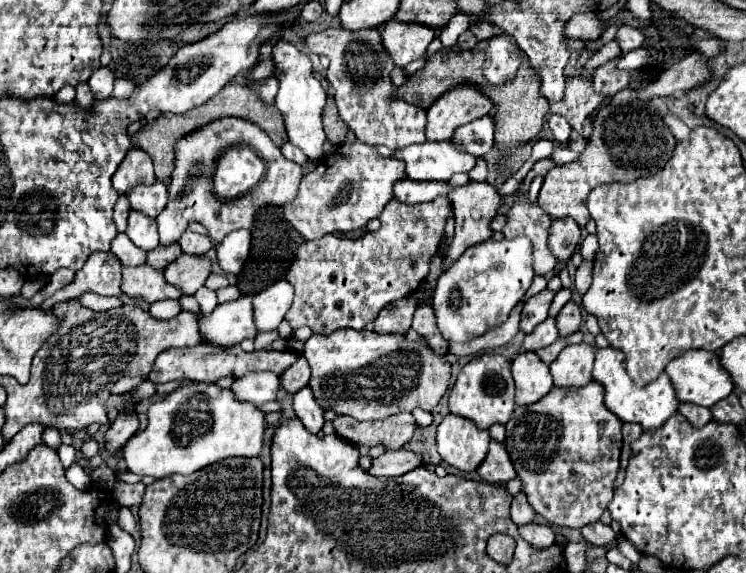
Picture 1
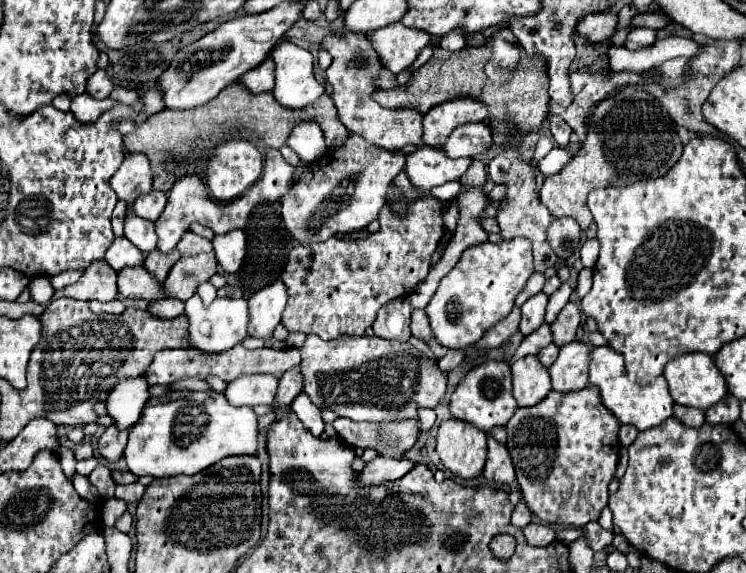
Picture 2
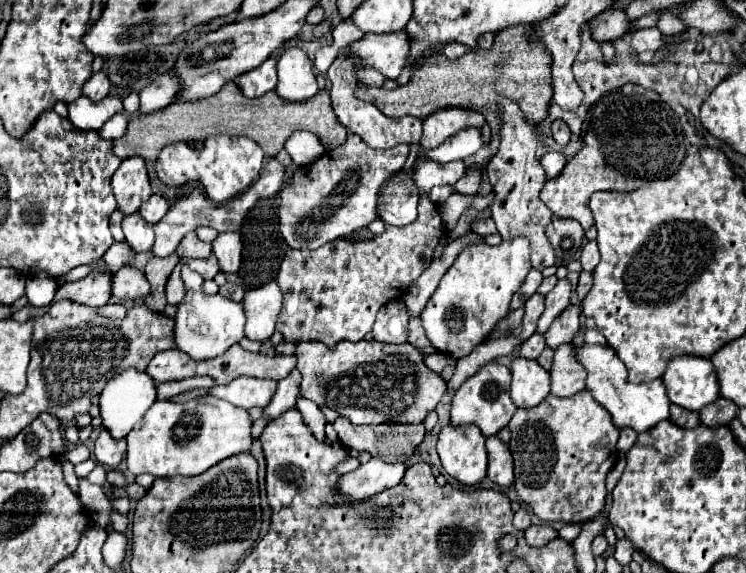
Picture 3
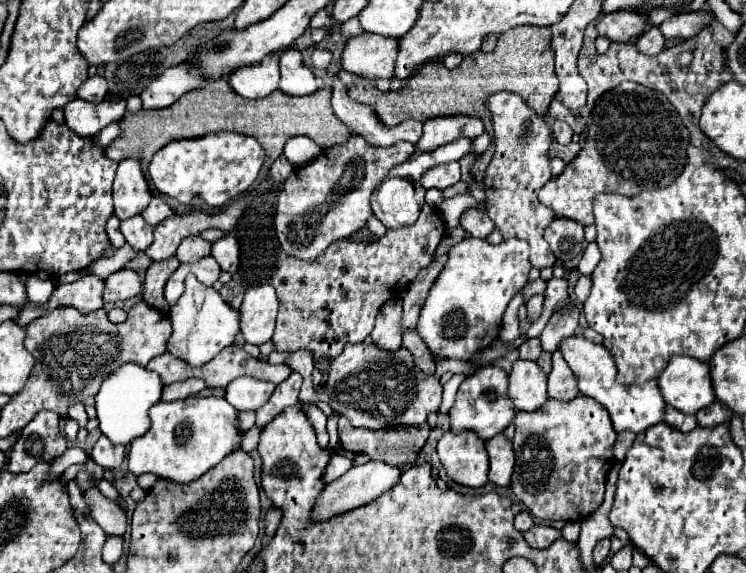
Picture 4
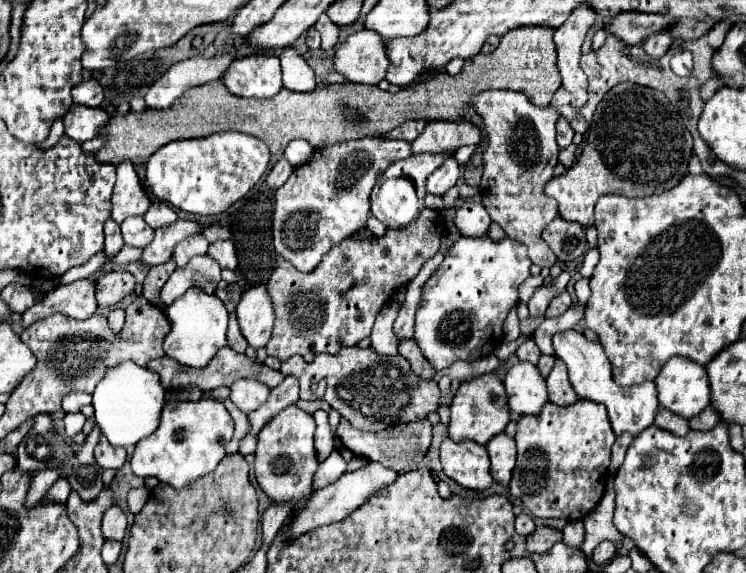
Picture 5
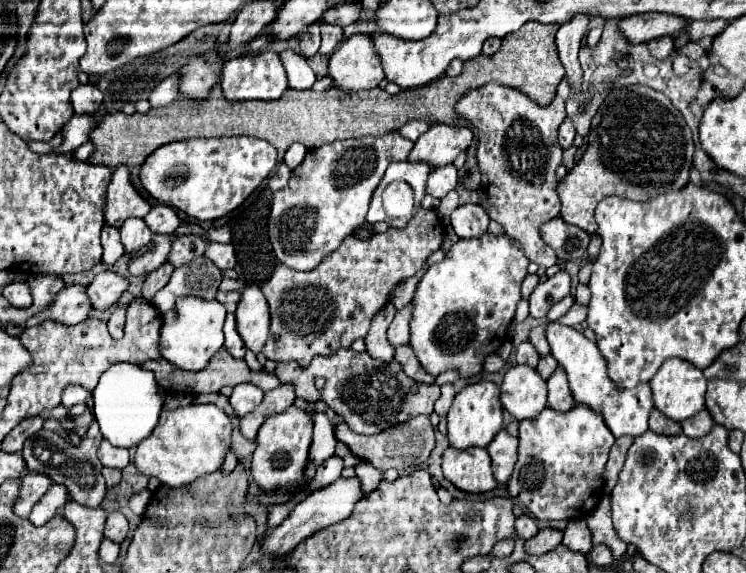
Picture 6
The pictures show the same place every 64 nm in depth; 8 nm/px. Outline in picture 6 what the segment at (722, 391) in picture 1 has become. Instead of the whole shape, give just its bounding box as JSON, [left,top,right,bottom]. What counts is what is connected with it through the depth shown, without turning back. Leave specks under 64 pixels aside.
[650,358,706,422]

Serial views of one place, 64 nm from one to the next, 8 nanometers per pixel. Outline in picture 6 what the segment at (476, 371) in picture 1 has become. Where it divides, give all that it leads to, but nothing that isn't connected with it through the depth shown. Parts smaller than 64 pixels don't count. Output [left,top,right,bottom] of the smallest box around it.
[448,382,502,450]

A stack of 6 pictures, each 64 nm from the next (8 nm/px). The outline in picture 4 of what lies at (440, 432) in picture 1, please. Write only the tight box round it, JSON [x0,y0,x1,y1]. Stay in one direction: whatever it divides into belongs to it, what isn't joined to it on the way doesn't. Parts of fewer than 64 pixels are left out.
[438,432,488,488]

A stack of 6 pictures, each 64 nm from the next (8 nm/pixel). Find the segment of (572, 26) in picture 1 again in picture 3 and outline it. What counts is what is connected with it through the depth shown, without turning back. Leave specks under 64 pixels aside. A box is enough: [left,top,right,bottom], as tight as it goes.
[590,8,632,42]

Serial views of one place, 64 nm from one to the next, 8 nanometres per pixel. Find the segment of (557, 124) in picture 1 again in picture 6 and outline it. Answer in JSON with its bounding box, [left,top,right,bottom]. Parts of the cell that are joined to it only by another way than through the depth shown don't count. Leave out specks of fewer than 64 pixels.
[558,118,576,148]

